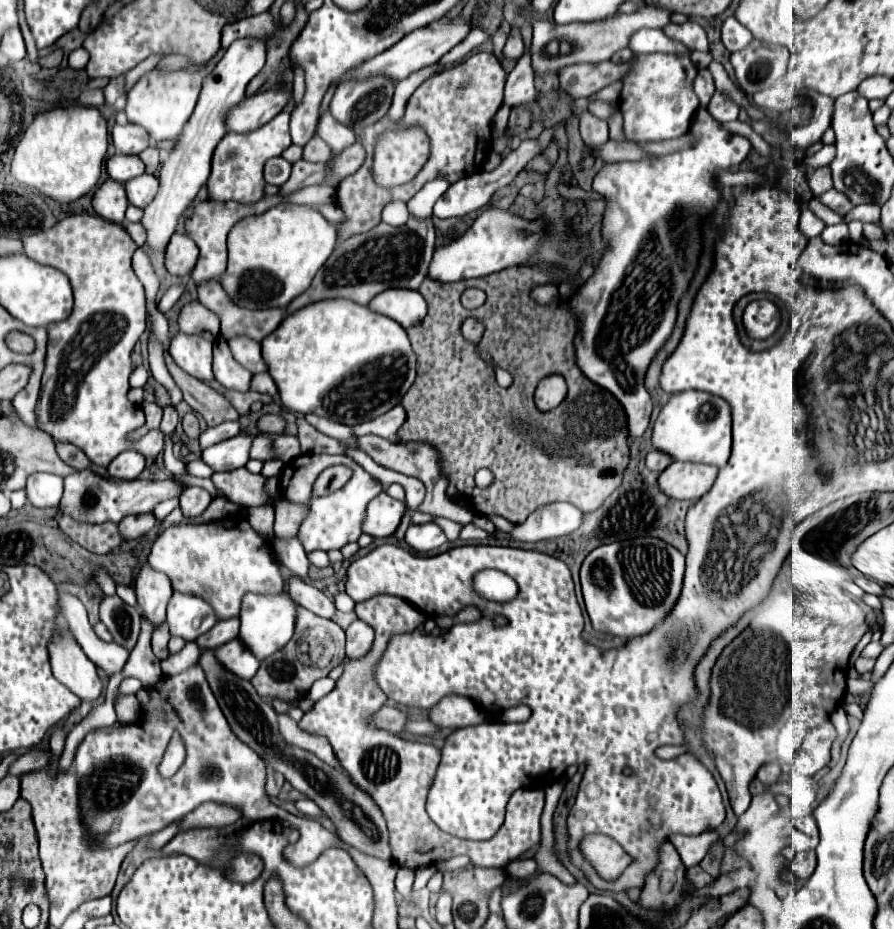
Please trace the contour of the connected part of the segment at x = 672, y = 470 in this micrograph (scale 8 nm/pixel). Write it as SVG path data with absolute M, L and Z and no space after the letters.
M672 462L658 478L658 486L670 498L700 500L714 484L718 468L696 462Z

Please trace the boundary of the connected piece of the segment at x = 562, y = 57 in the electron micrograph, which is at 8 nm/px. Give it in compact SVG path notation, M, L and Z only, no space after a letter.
M642 6L634 14L616 14L614 18L608 18L606 22L574 22L574 24L552 24L546 20L534 20L534 38L530 44L530 54L532 54L532 68L534 76L544 80L546 76L558 76L562 68L574 66L574 64L594 64L594 62L604 62L610 60L610 56L626 48L626 42L634 30L640 28L664 28L670 22L670 14L666 10L654 10L652 6Z

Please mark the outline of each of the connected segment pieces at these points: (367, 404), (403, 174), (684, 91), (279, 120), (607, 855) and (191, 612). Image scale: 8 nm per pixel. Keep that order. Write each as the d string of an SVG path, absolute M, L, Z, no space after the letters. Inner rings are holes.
M342 298L314 302L286 316L282 324L262 340L262 354L270 366L270 376L278 382L280 400L288 410L300 414L312 412L348 426L386 414L402 400L416 376L416 354L406 330L392 318Z
M406 128L402 132L388 130L376 142L374 178L382 186L398 186L410 182L428 158L428 138L422 128Z
M664 52L634 56L632 64L634 70L626 76L624 86L630 86L634 106L620 106L624 116L624 136L632 142L658 142L684 136L690 128L692 114L698 108L698 98L692 90L692 82L698 74L697 66L688 56Z
M280 112L266 126L262 126L258 130L252 130L246 134L228 132L214 150L212 172L206 182L208 200L214 200L214 202L234 200L240 204L252 204L252 202L262 200L264 186L266 186L266 182L262 178L262 166L268 158L280 156L292 144L290 132L288 132L288 122L290 122L290 114ZM228 154L234 154L234 156L228 156Z
M602 834L586 836L580 848L584 856L592 862L596 872L606 880L618 878L624 866L632 864L632 858L620 848L620 844L616 844L612 838L602 836Z
M174 592L168 602L166 622L172 636L196 640L198 636L208 632L218 622L218 618L204 598L186 592Z

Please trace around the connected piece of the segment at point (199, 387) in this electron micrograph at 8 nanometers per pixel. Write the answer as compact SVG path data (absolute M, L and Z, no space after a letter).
M166 356L166 366L178 384L178 388L184 394L184 400L190 404L194 412L198 412L208 426L218 426L226 420L238 420L236 408L228 402L228 398L222 392L212 390L204 382L198 382L190 376L186 376L184 370L180 370L170 356Z

